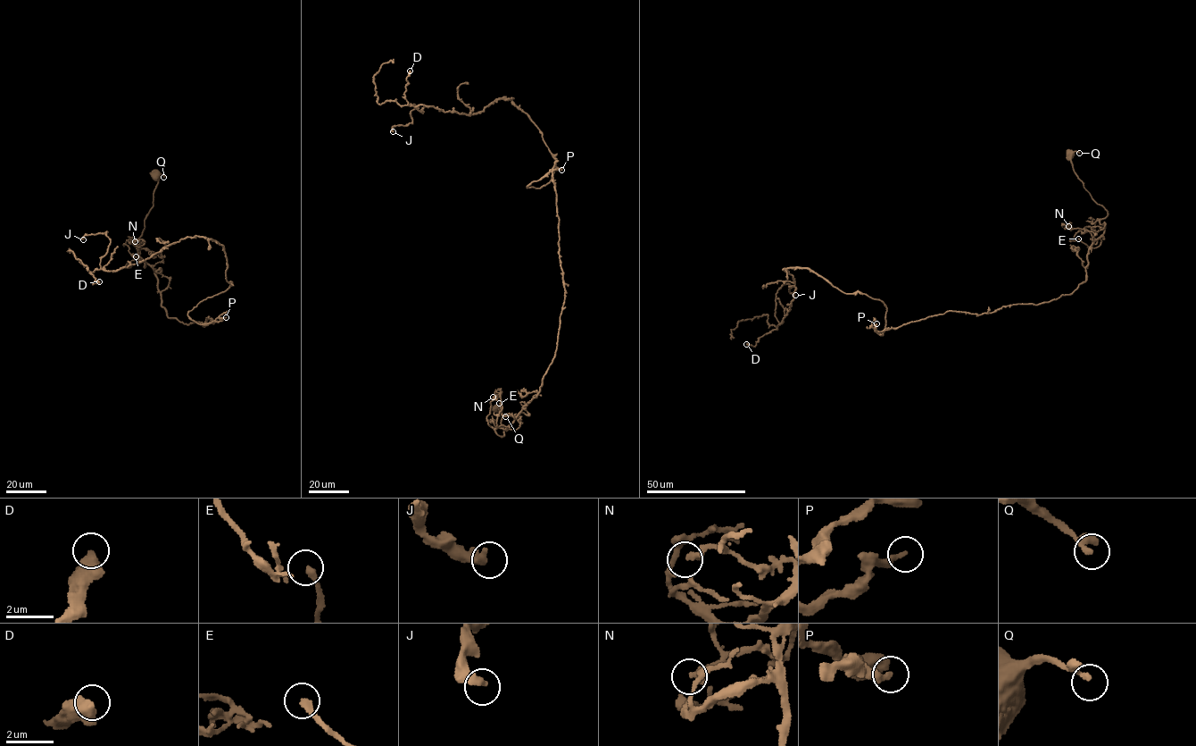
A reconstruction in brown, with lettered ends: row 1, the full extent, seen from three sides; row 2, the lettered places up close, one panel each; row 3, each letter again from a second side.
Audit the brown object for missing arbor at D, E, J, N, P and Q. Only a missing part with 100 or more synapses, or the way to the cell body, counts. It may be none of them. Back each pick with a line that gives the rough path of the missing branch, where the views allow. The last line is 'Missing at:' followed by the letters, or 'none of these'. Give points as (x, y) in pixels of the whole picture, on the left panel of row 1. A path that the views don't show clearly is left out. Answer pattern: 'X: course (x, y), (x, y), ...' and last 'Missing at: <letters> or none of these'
Missing at: none of these

